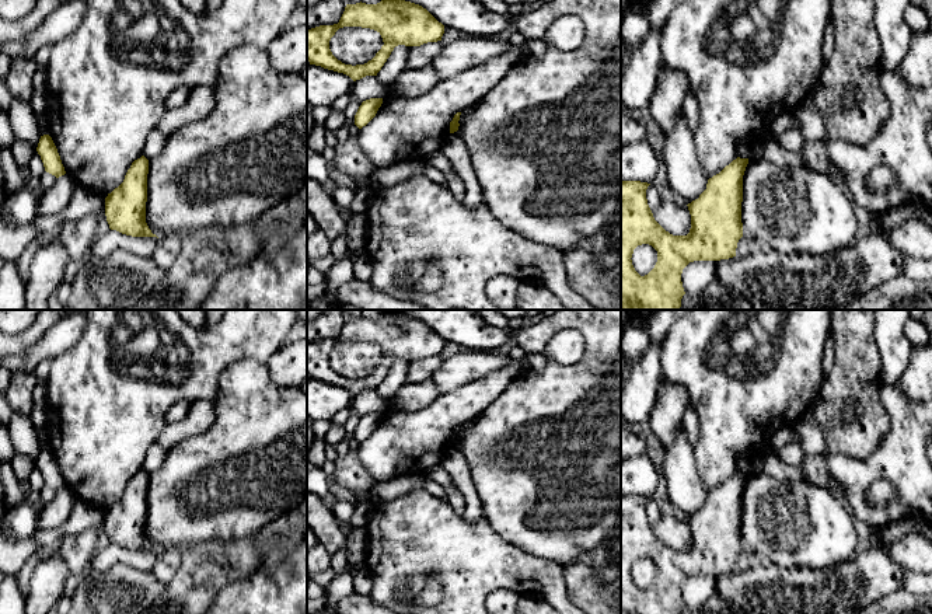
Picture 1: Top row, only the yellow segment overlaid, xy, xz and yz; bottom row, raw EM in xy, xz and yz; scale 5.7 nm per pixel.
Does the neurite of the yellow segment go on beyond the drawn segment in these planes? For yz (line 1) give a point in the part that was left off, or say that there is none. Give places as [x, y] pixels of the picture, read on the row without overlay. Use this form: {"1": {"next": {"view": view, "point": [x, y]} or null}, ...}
{"1": {"next": null}}

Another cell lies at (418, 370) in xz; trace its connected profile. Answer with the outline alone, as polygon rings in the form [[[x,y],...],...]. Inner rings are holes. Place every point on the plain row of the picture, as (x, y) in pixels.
[[[441,355],[409,360],[406,383],[388,401],[388,407],[402,408],[406,412],[427,407],[440,395],[436,383],[430,377],[439,370],[443,360]]]

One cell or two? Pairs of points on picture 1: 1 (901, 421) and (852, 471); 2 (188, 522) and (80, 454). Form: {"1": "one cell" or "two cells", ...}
{"1": "one cell", "2": "two cells"}

